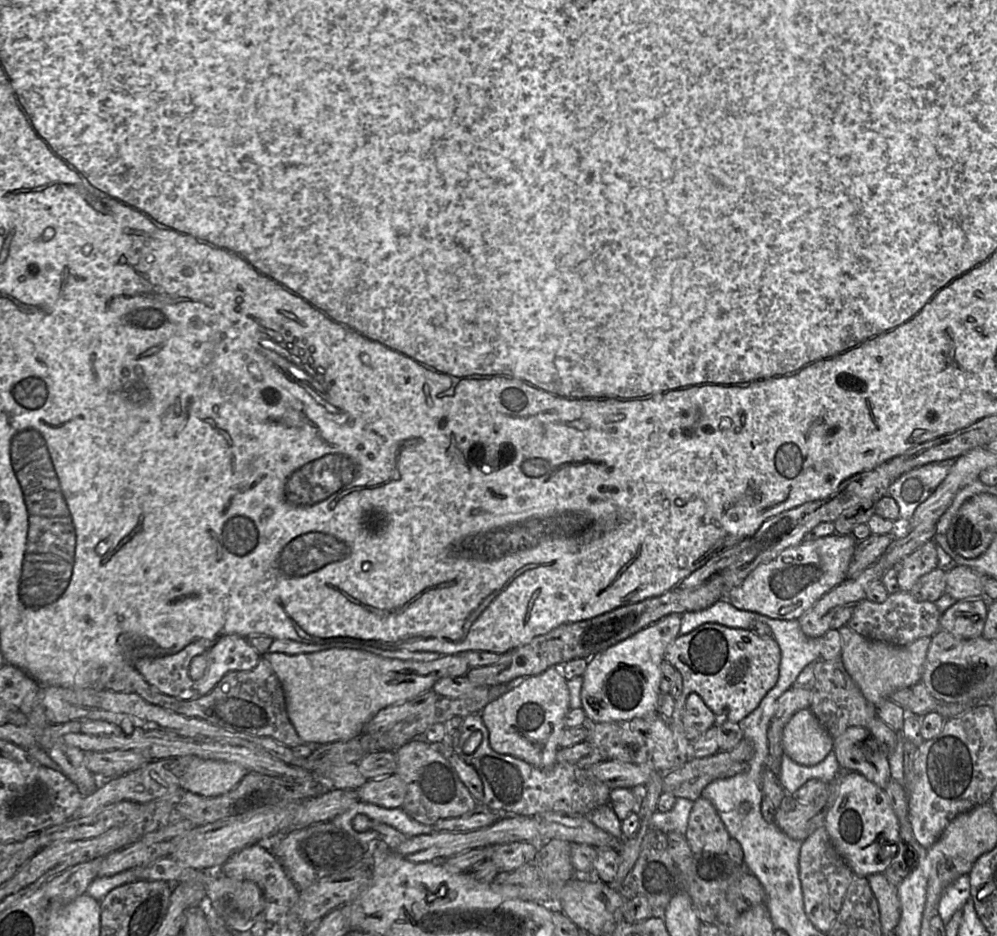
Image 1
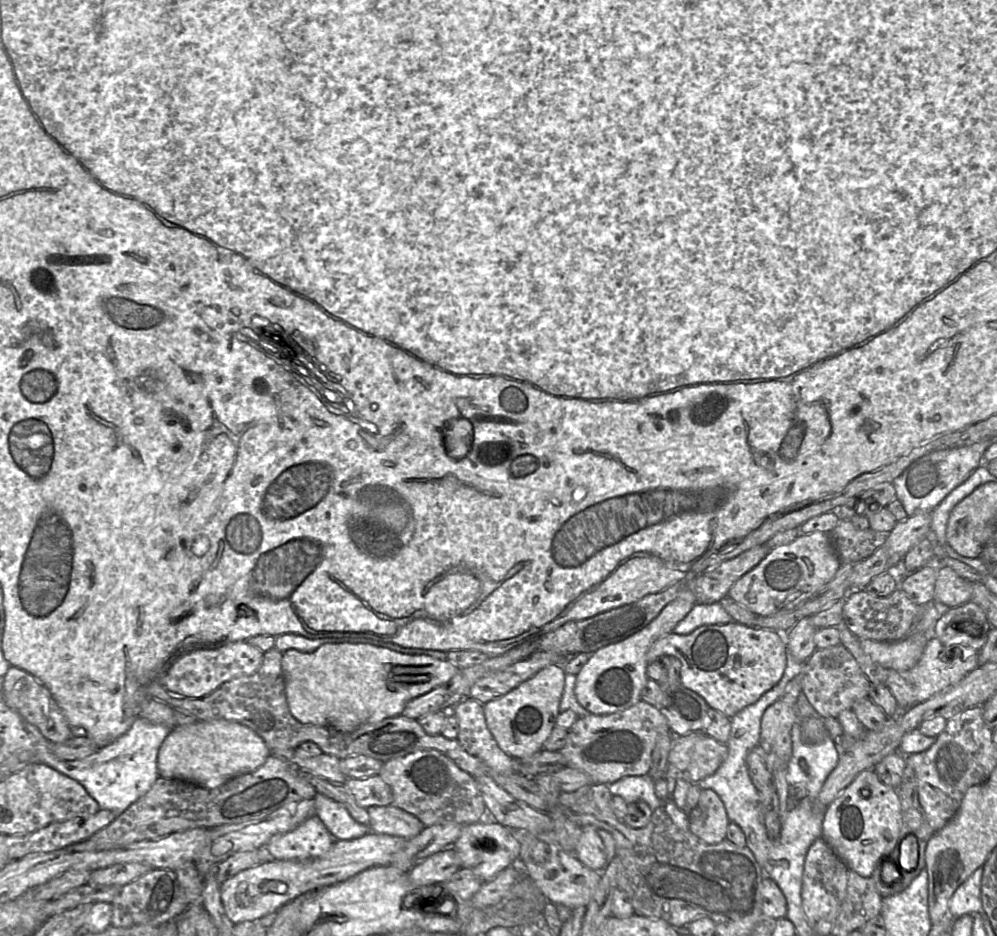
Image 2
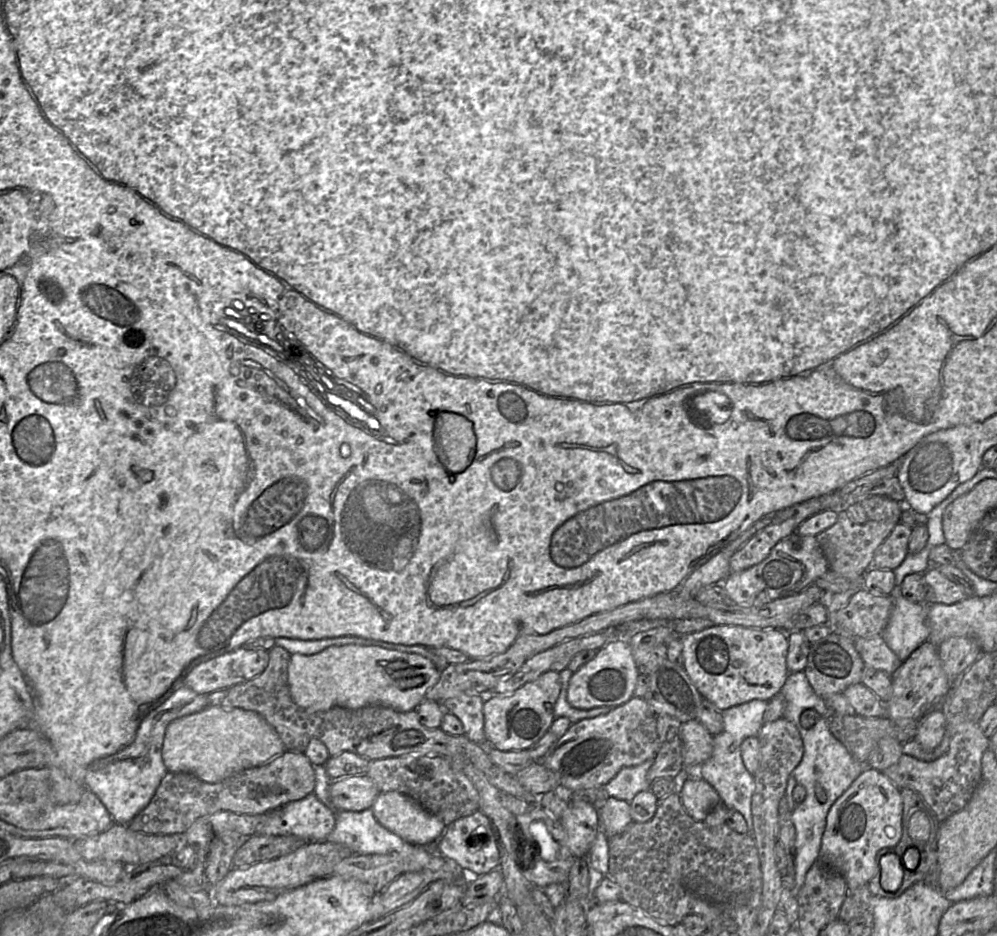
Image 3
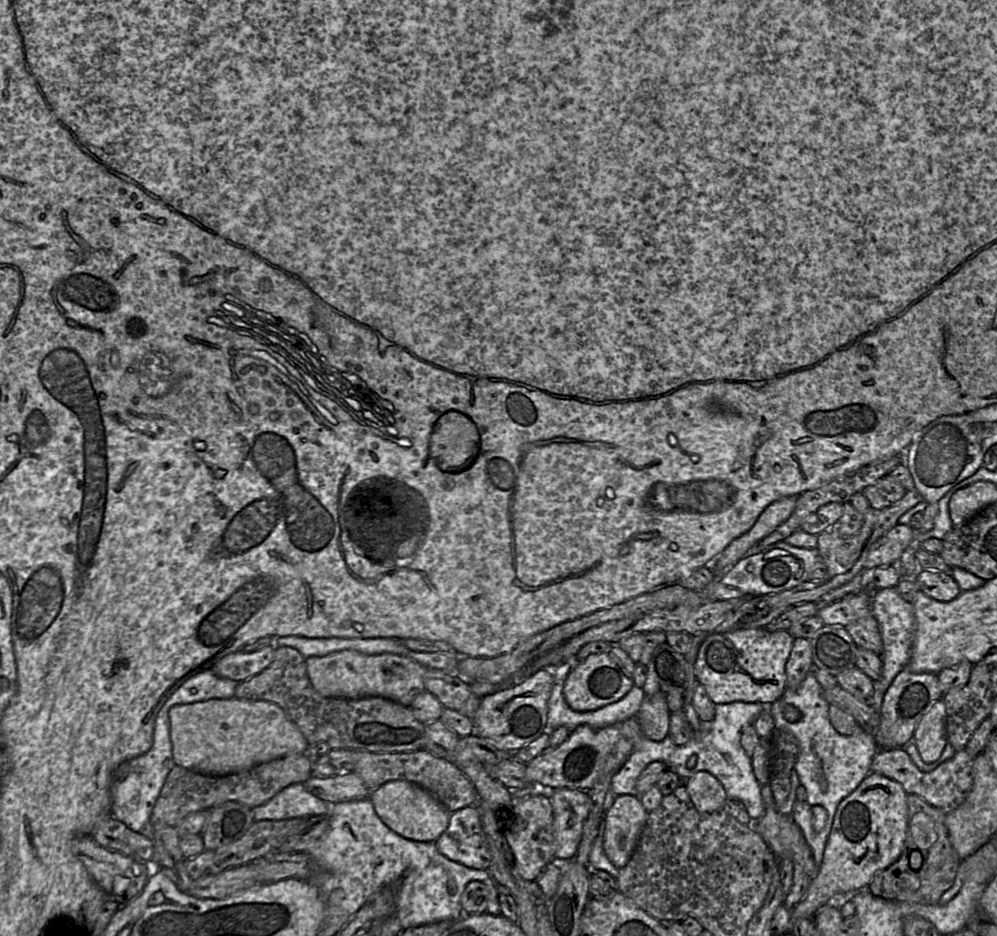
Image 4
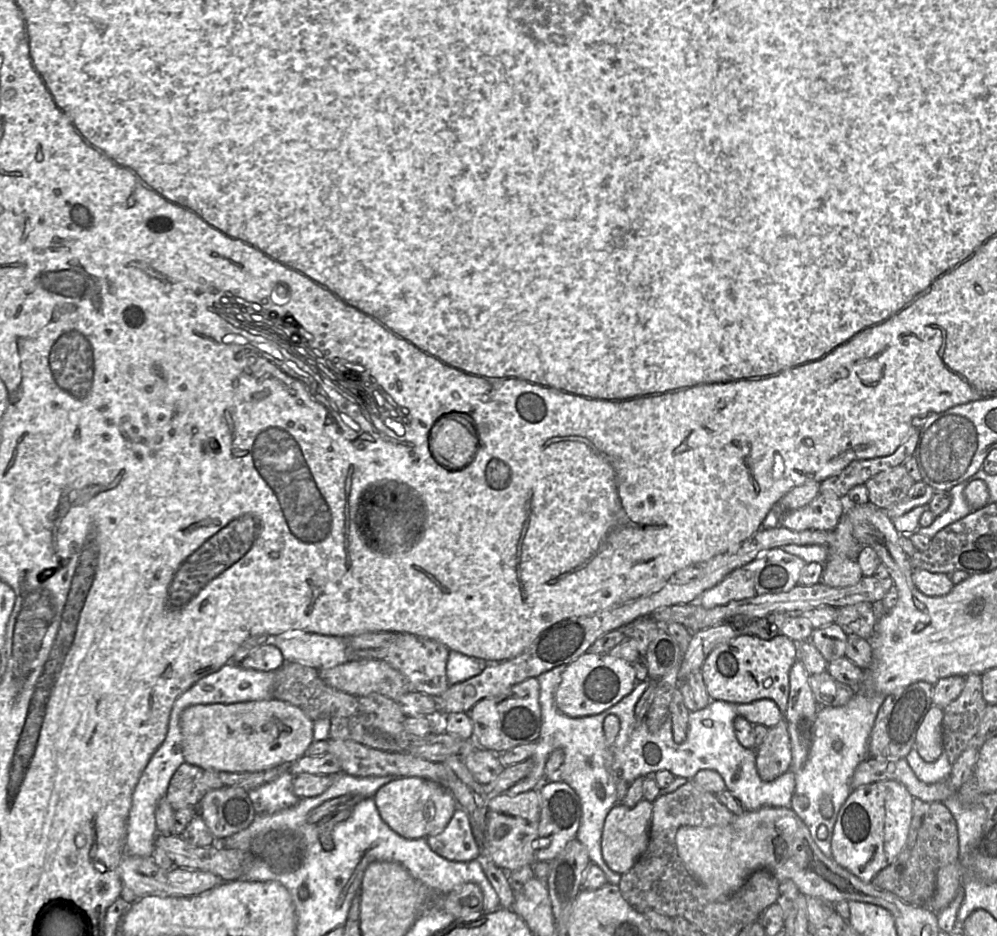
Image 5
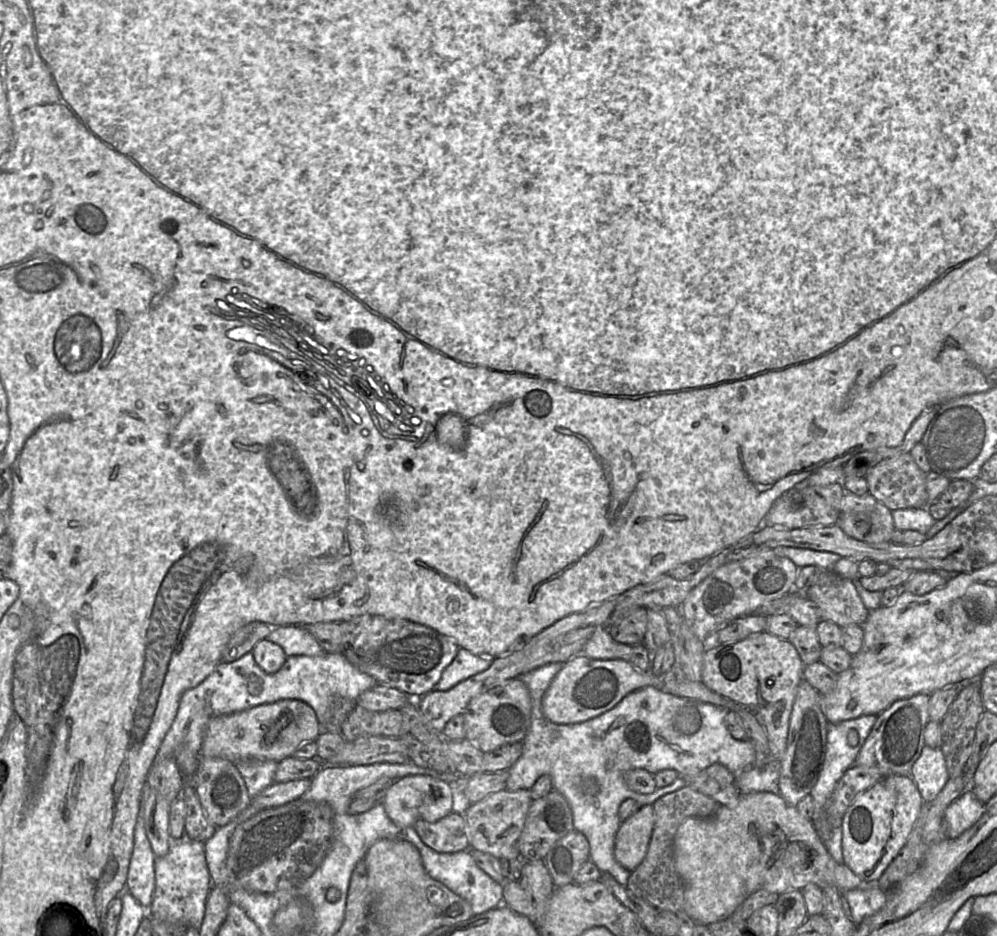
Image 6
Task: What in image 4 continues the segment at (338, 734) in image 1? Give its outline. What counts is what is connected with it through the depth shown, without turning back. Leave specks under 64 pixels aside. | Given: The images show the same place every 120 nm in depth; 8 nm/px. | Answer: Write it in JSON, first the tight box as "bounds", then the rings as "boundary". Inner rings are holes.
{"bounds":[305,650,425,707],"boundary":[[[341,650],[322,657],[305,660],[314,689],[326,698],[362,699],[381,697],[410,707],[414,699],[425,692],[424,667],[417,661],[398,654],[366,655],[354,650]]]}

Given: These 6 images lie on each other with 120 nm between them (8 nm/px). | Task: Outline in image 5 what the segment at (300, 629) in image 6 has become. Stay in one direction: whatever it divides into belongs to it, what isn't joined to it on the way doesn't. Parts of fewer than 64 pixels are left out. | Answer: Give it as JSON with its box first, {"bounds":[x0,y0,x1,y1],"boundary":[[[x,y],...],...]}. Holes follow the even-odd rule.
{"bounds":[267,631,350,670],"boundary":[[[289,631],[267,636],[267,643],[281,651],[285,662],[298,662],[318,670],[350,661],[347,637]]]}

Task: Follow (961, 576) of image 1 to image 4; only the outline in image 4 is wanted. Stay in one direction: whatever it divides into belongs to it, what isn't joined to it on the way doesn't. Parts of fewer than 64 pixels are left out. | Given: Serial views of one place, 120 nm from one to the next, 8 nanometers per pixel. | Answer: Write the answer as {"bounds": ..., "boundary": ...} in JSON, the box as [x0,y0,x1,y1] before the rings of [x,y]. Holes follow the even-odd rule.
{"bounds":[916,569,961,601],"boundary":[[[923,569],[916,575],[920,590],[938,601],[950,601],[958,597],[961,589],[951,574],[939,570]]]}

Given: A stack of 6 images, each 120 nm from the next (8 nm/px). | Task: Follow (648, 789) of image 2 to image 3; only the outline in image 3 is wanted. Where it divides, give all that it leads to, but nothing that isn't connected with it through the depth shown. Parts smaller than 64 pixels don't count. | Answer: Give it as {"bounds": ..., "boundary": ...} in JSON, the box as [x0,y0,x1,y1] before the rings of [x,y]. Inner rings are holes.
{"bounds":[604,758,654,803],"boundary":[[[650,758],[639,765],[621,769],[604,785],[607,794],[630,803],[636,794],[651,788],[647,774],[653,762],[654,758]]]}

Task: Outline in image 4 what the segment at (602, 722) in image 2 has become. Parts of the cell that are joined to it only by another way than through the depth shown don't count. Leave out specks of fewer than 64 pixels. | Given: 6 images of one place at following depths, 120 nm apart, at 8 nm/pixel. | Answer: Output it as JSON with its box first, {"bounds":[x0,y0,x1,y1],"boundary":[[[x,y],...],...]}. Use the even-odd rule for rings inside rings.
{"bounds":[526,715,644,791],"boundary":[[[637,715],[604,728],[588,725],[578,726],[567,739],[557,747],[547,747],[526,764],[526,778],[529,783],[539,783],[553,789],[577,789],[587,791],[594,786],[601,775],[616,772],[628,758],[635,742],[644,736]]]}

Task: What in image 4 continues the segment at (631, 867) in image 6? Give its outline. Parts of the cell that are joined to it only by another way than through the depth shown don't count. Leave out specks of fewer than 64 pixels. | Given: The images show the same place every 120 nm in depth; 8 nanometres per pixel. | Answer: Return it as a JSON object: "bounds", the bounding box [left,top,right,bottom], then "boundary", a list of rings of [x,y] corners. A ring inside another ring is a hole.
{"bounds":[603,796,648,868],"boundary":[[[616,796],[604,814],[603,849],[610,862],[617,868],[630,860],[648,817],[639,796]]]}

